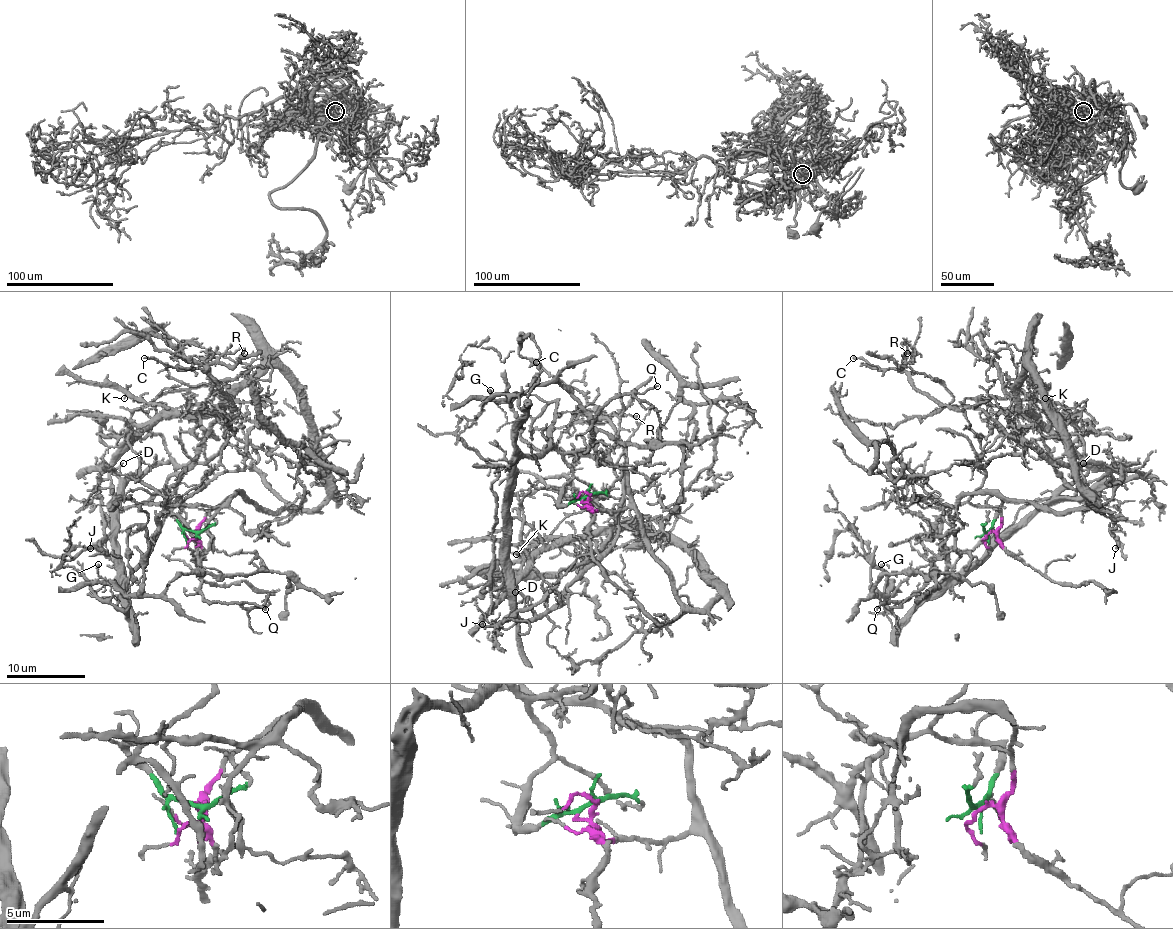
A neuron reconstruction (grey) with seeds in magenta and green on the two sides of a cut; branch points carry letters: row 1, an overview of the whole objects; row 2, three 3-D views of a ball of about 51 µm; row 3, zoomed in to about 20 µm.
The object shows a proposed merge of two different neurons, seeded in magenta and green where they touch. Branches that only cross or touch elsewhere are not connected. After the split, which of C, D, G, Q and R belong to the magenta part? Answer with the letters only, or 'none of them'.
C, R

